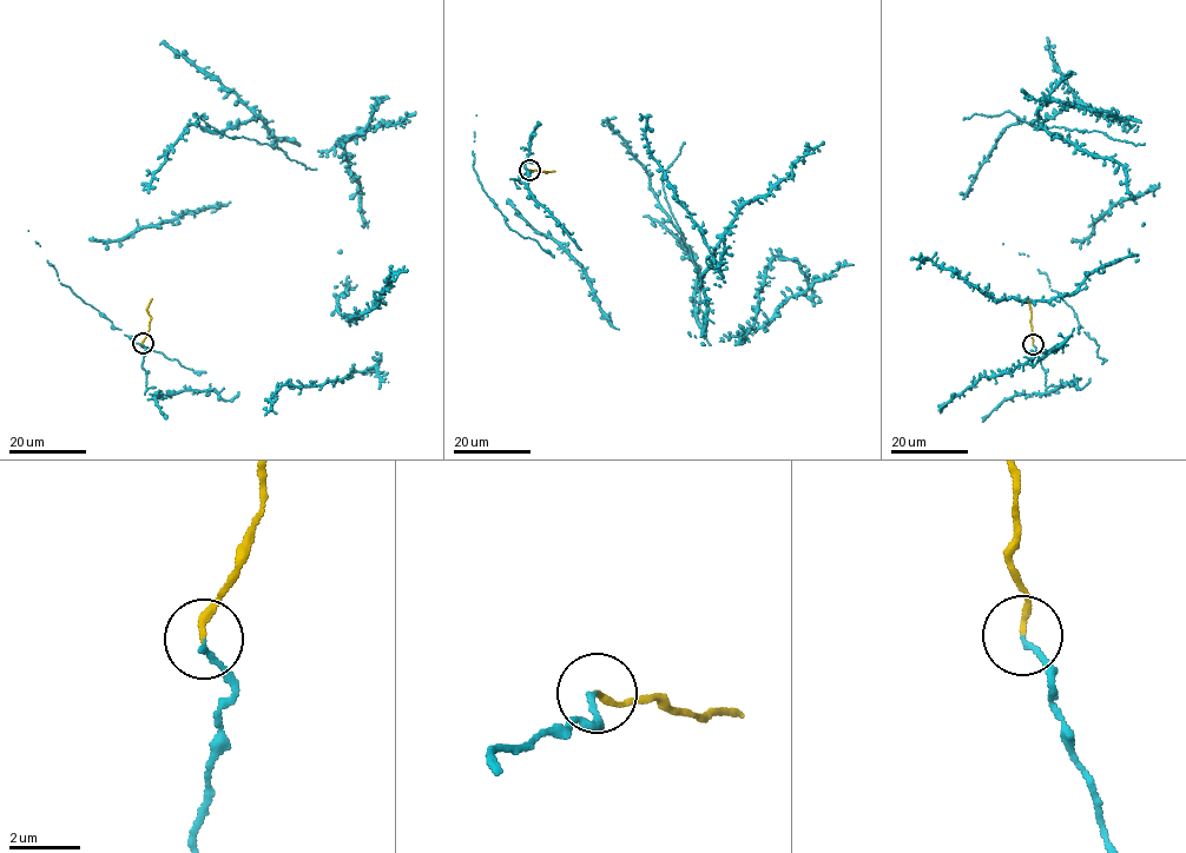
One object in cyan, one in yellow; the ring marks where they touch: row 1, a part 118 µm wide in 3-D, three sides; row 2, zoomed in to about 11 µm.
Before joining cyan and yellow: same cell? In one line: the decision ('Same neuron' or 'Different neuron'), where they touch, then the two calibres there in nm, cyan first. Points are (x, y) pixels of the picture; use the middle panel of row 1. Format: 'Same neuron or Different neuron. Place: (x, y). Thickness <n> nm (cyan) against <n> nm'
Same neuron. Place: (529, 170). Thickness 130 nm (cyan) against 190 nm

